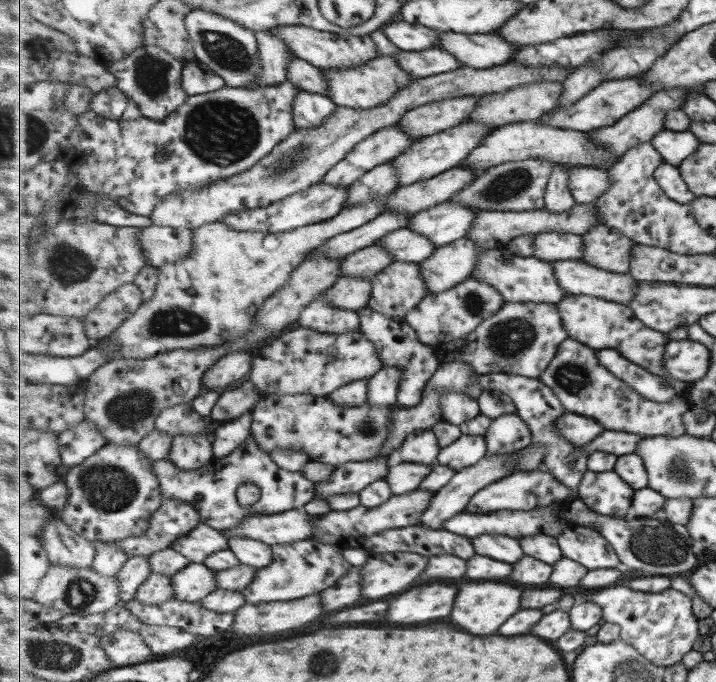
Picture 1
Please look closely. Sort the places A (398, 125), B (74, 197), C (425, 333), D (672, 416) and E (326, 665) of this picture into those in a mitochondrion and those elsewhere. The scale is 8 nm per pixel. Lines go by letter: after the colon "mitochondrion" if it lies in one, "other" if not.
A: other
B: other
C: other
D: other
E: mitochondrion

